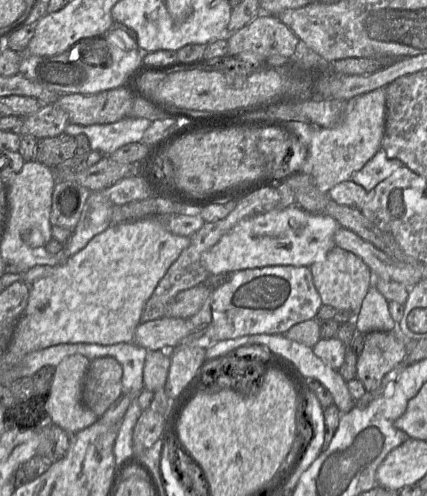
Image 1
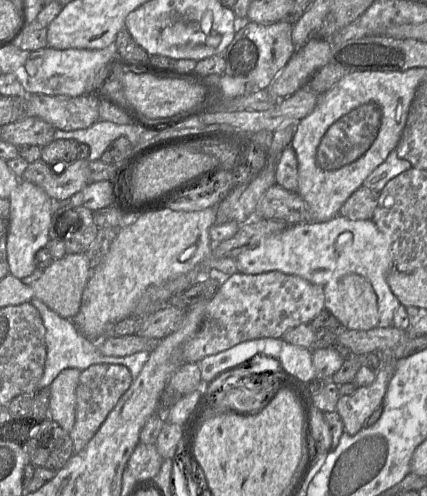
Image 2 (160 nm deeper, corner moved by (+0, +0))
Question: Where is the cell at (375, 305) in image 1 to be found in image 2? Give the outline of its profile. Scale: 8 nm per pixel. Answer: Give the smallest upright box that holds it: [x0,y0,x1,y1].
[234,215,401,327]

